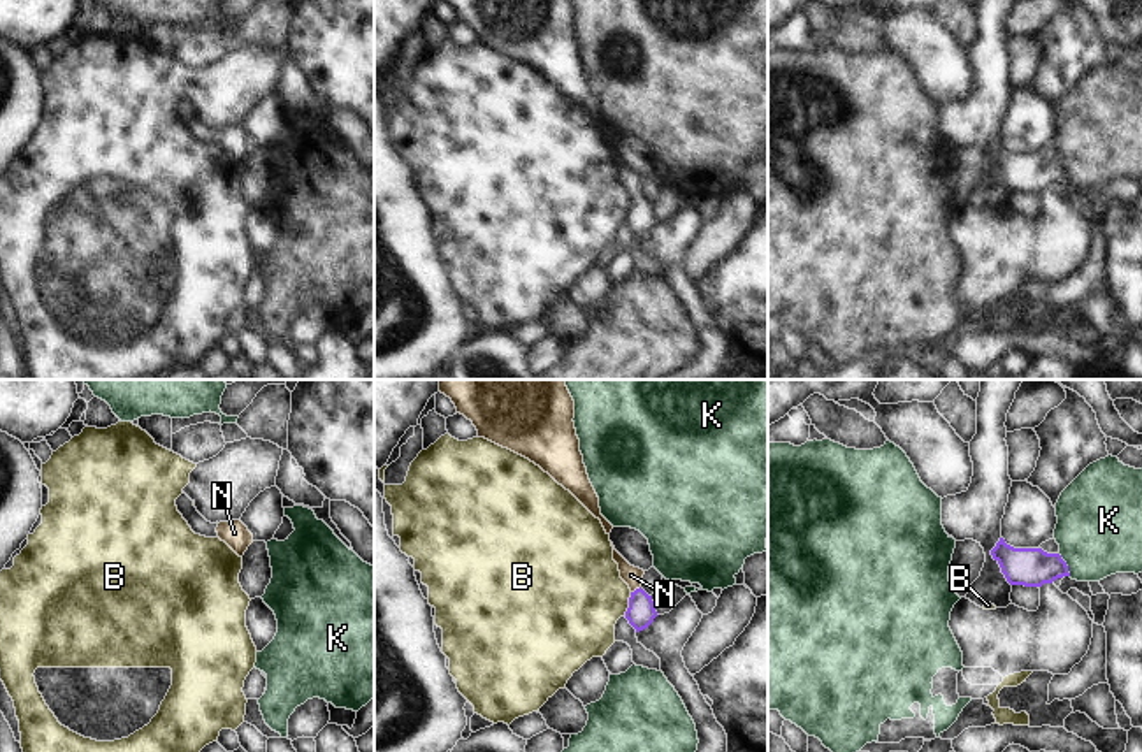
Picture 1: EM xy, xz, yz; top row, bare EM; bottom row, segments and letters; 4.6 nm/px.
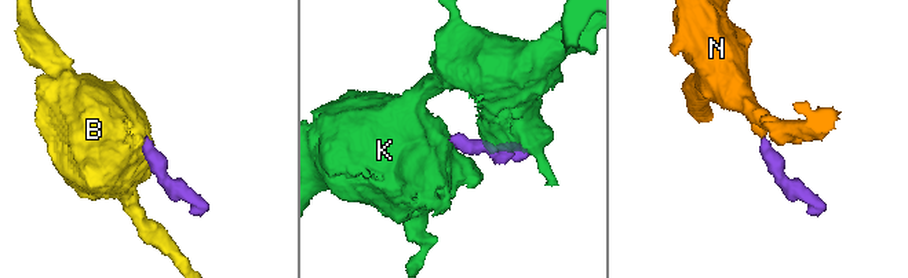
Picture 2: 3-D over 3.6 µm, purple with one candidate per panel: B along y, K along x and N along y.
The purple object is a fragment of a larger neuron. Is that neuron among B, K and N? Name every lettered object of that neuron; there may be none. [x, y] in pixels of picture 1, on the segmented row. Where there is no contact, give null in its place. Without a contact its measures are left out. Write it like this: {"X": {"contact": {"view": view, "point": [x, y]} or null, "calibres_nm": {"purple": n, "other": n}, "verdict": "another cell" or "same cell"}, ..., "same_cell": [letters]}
{"B": {"contact": {"view": "xz", "point": [629, 603]}, "calibres_nm": {"purple": 130, "other": 440}, "verdict": "another cell"}, "K": {"contact": {"view": "yz", "point": [1065, 564]}, "calibres_nm": {"purple": 180, "other": 380}, "verdict": "another cell"}, "N": {"contact": {"view": "xz", "point": [636, 589]}, "calibres_nm": {"purple": 130, "other": 90}, "verdict": "same cell"}, "same_cell": ["N"]}

